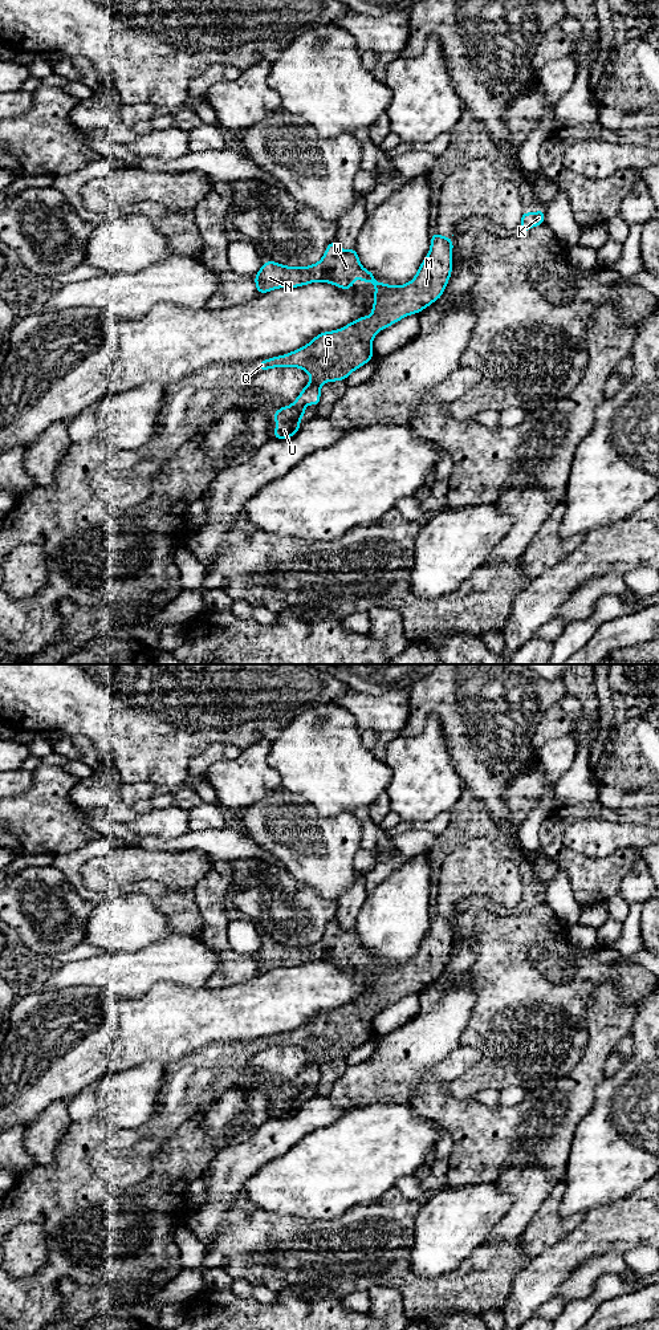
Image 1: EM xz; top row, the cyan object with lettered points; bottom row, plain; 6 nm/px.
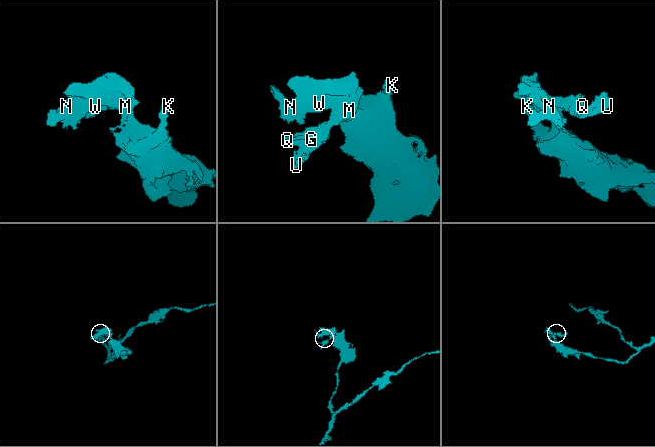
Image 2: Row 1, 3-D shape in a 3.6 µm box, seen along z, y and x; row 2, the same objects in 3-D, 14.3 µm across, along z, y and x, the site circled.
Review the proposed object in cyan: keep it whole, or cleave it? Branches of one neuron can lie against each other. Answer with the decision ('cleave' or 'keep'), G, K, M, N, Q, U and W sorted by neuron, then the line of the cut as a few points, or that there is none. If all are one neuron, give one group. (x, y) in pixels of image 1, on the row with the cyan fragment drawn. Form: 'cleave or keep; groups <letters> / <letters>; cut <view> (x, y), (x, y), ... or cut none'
keep; groups G K M N Q U W; cut none

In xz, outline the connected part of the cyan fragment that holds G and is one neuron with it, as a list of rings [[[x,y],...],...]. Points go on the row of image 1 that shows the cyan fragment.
[[[432,232],[430,252],[415,277],[398,286],[377,282],[374,273],[361,265],[355,248],[343,251],[335,240],[328,244],[322,259],[309,267],[288,267],[273,260],[263,263],[253,277],[259,294],[317,281],[347,290],[354,286],[355,276],[361,282],[375,285],[370,317],[362,316],[342,329],[320,333],[298,350],[256,363],[261,371],[289,366],[302,369],[310,377],[310,382],[290,406],[273,412],[277,423],[274,439],[294,436],[301,428],[300,419],[305,416],[305,406],[318,407],[322,383],[347,379],[354,370],[374,358],[373,339],[382,329],[420,313],[443,296],[452,273],[452,249],[452,236]]]

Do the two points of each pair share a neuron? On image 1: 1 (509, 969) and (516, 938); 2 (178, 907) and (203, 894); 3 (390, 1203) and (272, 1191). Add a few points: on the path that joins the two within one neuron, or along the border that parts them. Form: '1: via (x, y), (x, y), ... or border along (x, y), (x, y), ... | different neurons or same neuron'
1: via (509, 962), (509, 946) | same neuron
2: border along (194, 890), (194, 898), (200, 910) | different neurons
3: border along (394, 1186), (381, 1196), (356, 1207) | different neurons

